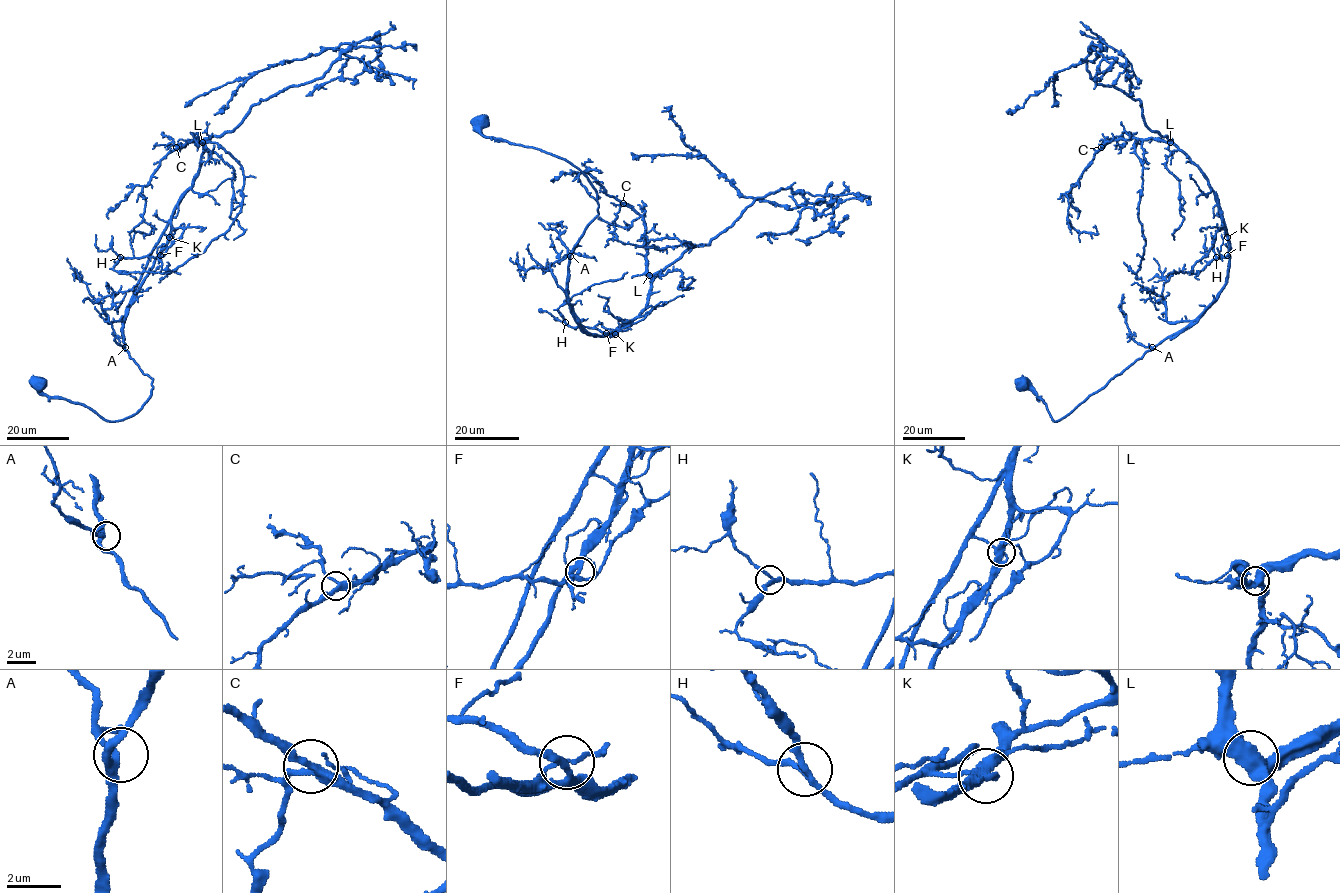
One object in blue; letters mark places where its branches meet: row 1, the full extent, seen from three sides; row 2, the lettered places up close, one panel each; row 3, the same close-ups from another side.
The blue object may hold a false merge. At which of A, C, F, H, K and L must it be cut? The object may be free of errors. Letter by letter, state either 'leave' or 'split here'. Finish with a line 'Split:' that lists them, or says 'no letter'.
A: leave
C: leave
F: leave
H: leave
K: split here
L: leave
Split: K

